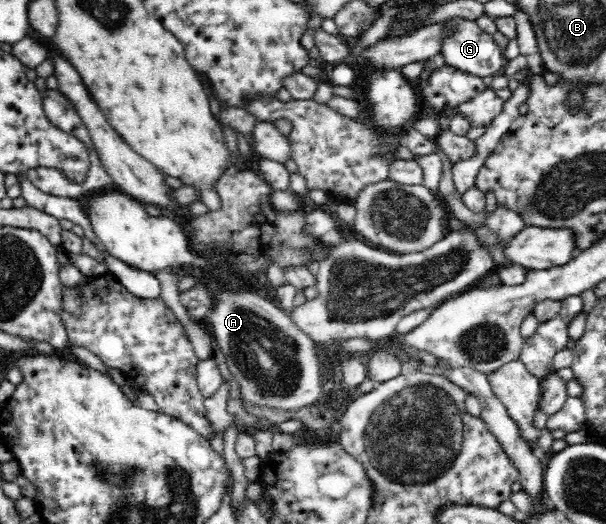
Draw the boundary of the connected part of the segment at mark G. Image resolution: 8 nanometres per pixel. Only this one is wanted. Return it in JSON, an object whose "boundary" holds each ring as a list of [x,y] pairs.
{"boundary":[[[447,19],[445,24],[449,31],[441,53],[446,65],[480,78],[497,75],[506,65],[507,59],[501,55],[493,35],[481,30],[475,20]]]}

